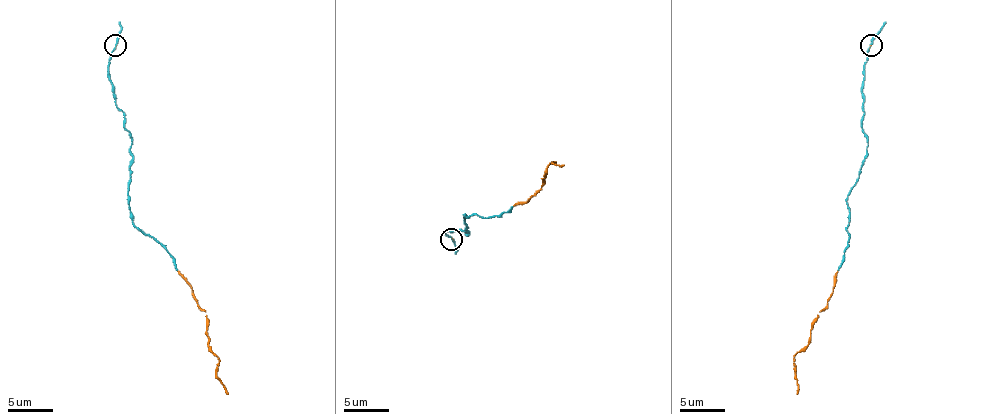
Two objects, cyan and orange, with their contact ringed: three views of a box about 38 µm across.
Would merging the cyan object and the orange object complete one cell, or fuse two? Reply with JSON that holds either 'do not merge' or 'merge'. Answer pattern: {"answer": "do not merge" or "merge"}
{"answer": "merge"}

